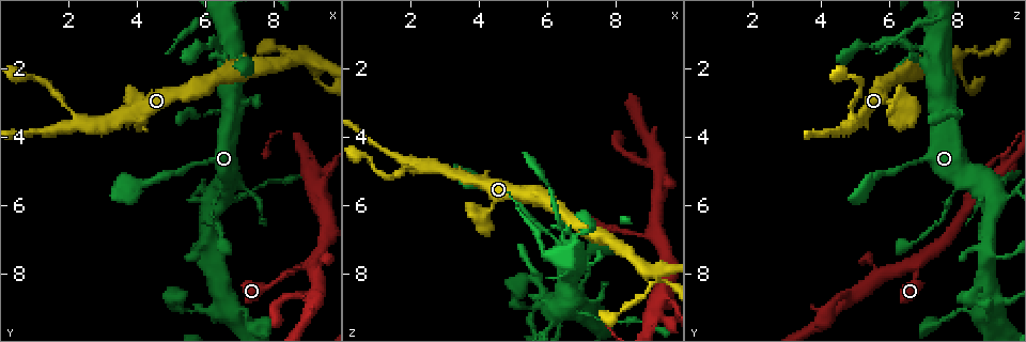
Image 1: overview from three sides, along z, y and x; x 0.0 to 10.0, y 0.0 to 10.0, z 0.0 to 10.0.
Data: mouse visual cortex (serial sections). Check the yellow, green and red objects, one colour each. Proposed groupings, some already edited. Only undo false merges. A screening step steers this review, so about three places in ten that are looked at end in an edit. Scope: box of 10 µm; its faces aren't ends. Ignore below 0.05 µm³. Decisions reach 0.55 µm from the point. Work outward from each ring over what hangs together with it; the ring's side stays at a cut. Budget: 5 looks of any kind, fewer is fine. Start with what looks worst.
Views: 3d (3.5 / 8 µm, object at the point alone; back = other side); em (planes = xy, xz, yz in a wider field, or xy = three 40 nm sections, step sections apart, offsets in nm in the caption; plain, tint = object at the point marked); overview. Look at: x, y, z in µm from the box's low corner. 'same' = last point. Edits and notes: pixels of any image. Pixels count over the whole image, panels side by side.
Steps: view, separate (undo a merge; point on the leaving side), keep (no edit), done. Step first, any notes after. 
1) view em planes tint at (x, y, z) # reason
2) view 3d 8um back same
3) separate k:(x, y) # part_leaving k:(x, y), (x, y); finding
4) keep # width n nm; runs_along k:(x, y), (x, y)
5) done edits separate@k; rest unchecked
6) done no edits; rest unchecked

view 3d 3.5um at (9.05, 1.70, 7.95) # sharp bend

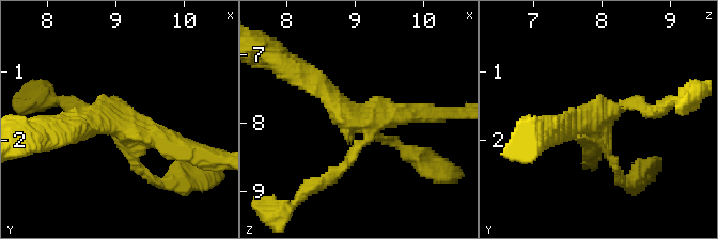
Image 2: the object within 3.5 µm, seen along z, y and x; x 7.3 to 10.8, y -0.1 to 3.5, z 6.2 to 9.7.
view em xy step 3 tint at (9.05, 1.70, 7.95) # arms 4; arm_widths 150, 150, 300, 300 nm

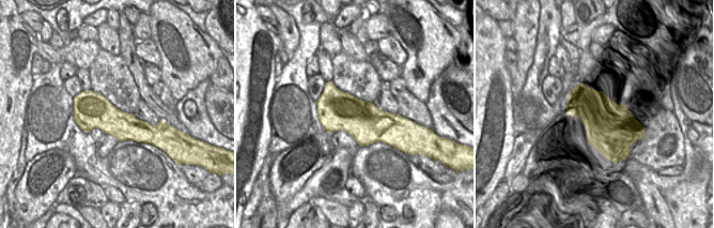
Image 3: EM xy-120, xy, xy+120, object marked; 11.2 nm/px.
keep # width 460 nm; runs_along 2:(309, 80), (369, 127), (339, 171); one cell here

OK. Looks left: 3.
view 3d 8um back at (6.65, 5.70, 9.15) # looks like a crossing

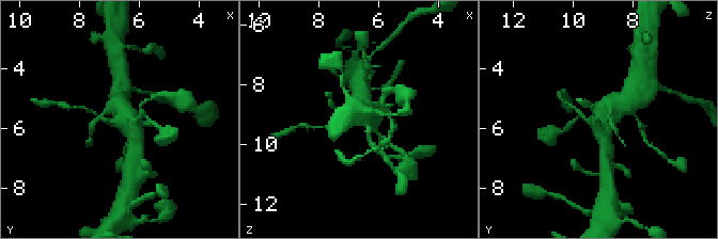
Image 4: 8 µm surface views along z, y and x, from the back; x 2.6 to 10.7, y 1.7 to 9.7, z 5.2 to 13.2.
view em xy step 5 tint same

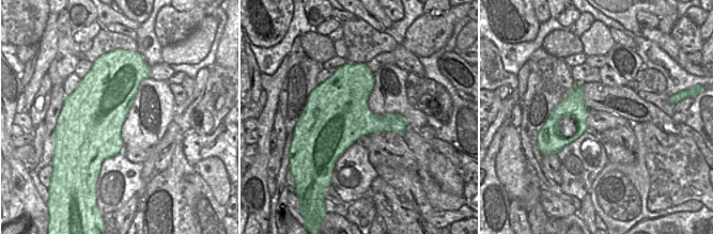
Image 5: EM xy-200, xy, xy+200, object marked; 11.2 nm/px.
keep # all the same cell

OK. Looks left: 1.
done no edits; rest unchecked

